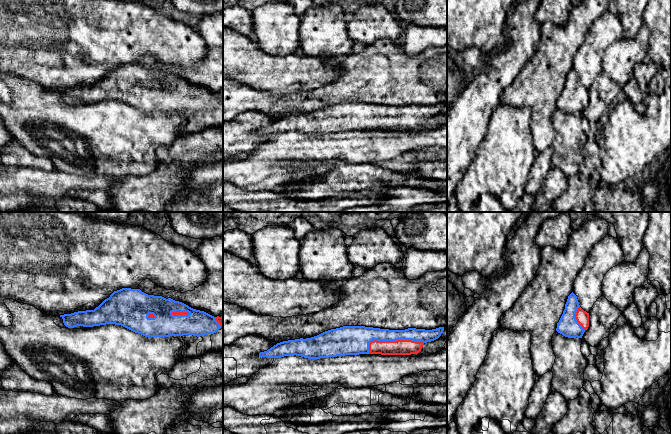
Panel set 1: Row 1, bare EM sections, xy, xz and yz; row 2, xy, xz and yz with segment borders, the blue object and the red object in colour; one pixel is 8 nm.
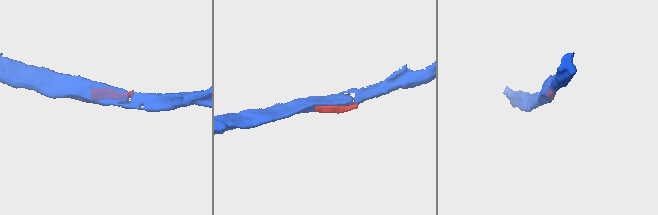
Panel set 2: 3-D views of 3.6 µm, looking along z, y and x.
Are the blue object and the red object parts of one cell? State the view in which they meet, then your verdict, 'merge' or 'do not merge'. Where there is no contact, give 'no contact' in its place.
meets blue in xz; merge

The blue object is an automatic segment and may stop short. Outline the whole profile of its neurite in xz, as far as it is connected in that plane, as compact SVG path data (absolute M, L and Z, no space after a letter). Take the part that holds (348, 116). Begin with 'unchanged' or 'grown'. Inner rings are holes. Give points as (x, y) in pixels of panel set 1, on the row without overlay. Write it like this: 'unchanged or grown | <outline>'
grown | M343 102L311 114L277 119L267 127L260 128L259 133L275 135L296 131L320 135L359 130L411 131L418 130L425 119L438 115L443 107L444 103L432 106L389 106Z

